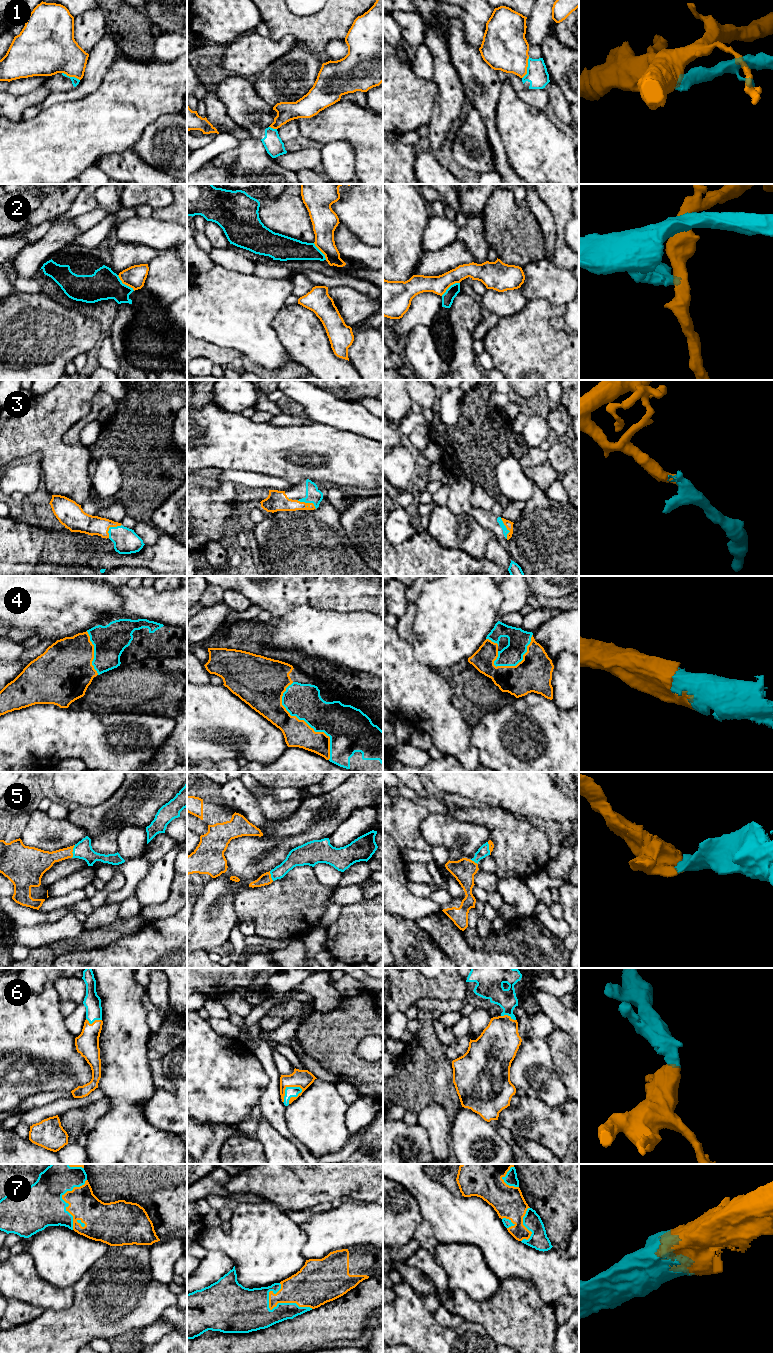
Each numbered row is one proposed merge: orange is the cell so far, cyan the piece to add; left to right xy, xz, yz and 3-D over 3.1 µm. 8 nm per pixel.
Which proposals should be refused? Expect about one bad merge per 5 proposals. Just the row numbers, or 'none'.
1, 2

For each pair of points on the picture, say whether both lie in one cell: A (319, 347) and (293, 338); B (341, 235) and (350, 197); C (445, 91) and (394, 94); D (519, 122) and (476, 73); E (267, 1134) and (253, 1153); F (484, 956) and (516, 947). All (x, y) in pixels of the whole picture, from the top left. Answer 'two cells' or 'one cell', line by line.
A: one cell
B: two cells
C: two cells
D: two cells
E: two cells
F: two cells

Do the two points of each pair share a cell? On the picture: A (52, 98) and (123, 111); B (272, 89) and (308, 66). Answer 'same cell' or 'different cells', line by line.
A: different cells
B: same cell

